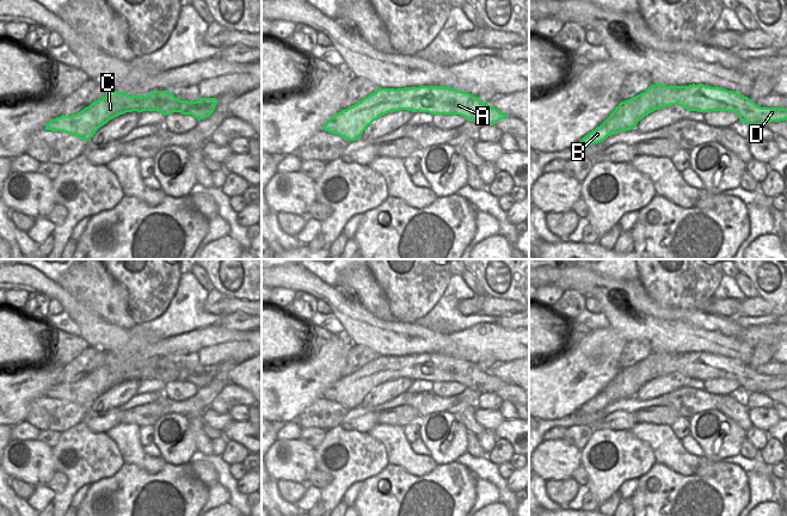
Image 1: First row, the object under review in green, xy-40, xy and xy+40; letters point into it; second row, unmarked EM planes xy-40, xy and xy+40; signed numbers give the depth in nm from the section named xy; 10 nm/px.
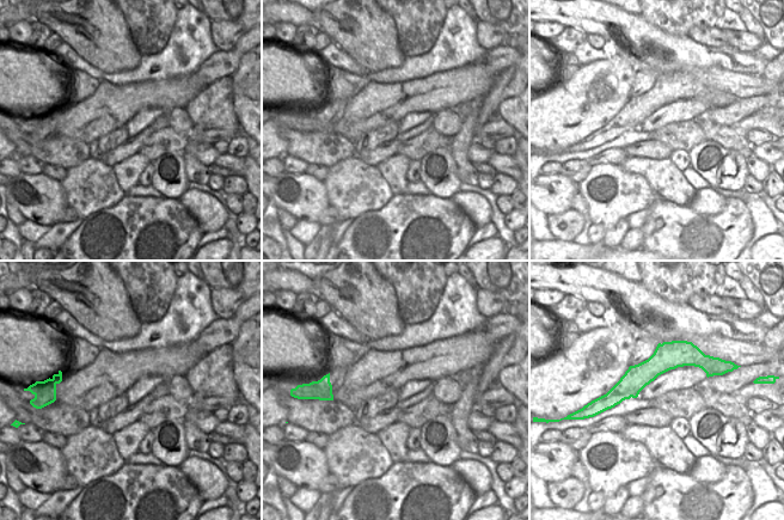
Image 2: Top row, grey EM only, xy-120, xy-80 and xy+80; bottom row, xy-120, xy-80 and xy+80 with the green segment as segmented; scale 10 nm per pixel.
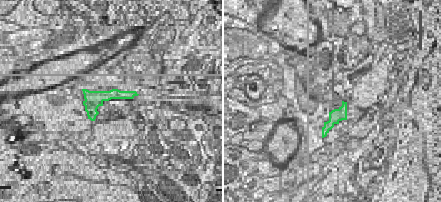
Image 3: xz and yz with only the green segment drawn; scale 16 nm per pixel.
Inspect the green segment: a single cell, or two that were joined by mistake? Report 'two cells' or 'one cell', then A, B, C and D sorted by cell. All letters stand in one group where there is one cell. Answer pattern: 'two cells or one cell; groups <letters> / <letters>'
two cells; groups A C D / B

